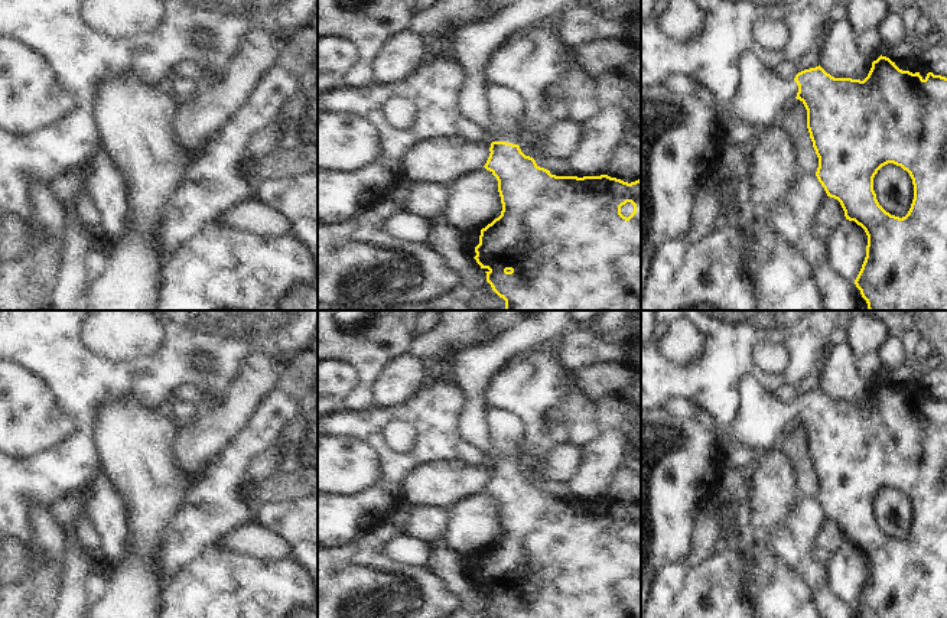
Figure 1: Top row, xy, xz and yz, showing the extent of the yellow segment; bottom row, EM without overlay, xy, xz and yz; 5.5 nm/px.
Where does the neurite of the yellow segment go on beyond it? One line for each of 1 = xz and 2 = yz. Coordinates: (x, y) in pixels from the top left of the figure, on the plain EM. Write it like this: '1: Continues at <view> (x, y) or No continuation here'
1: Continues at xz (505, 429)
2: Continues at yz (762, 422).

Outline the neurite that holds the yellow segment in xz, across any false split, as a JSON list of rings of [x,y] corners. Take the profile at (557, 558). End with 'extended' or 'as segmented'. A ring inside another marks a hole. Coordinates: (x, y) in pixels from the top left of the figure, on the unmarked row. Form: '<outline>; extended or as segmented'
[[[488,407],[486,425],[497,456],[488,459],[491,476],[484,491],[498,504],[502,534],[498,541],[481,553],[479,567],[475,570],[476,579],[474,582],[481,592],[486,593],[486,605],[491,608],[492,614],[497,618],[641,618],[641,502],[628,507],[608,498],[583,501],[551,498],[550,494],[540,491],[533,481],[525,479],[518,469],[523,458],[521,443],[525,432],[524,420],[517,413],[499,407]],[[627,526],[634,528],[634,536],[628,541],[621,537],[621,530]]]; extended

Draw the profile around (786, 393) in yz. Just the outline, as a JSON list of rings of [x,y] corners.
[[[781,386],[771,394],[784,403],[794,403],[795,399],[798,397],[797,387],[791,386]]]

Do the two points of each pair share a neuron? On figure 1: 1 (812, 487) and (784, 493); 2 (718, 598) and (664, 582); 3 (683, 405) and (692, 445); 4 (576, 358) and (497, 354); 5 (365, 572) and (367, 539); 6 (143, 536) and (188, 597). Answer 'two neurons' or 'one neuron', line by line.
1: two neurons
2: one neuron
3: two neurons
4: two neurons
5: one neuron
6: two neurons

